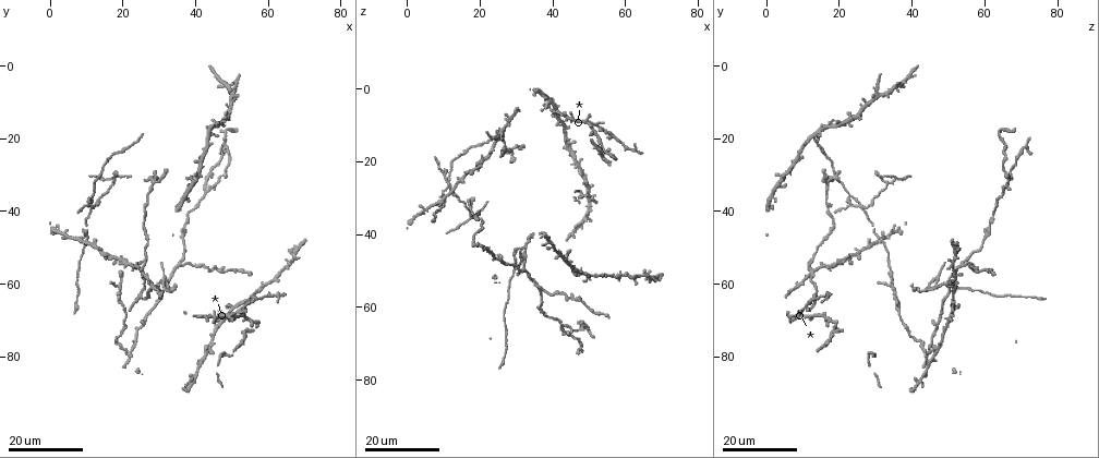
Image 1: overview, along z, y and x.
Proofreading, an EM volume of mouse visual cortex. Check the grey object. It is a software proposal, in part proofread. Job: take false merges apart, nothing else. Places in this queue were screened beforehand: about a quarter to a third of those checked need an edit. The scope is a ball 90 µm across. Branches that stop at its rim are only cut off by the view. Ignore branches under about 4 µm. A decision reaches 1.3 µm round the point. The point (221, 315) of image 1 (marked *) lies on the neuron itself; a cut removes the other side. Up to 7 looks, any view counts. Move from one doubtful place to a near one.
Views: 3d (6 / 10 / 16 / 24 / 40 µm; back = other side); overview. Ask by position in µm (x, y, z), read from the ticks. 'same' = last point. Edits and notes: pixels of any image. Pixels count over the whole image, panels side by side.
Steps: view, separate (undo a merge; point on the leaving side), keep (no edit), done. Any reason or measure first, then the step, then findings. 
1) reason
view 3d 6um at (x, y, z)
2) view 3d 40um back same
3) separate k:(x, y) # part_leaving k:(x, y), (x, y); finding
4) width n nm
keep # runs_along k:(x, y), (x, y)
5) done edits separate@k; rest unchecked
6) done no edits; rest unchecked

view 3d 24um at (24.5, 55.5, 12.5)

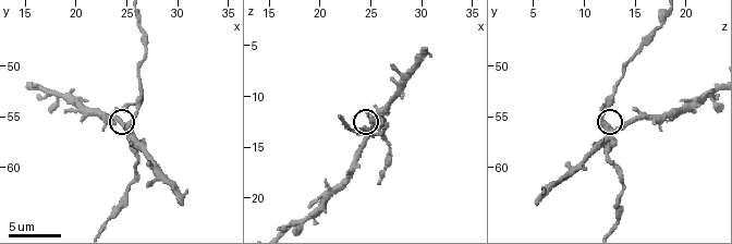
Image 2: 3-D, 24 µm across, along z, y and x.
closer look
view 3d 6um at (25.0, 56.4, 12.8)

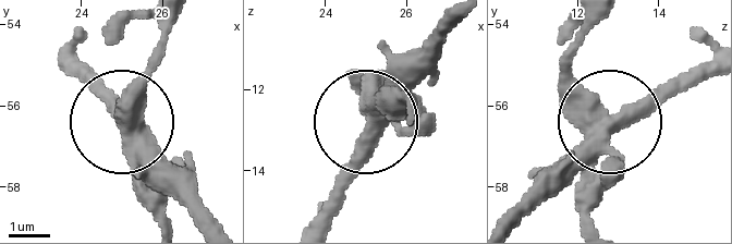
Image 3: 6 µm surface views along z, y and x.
arms 3
separate 3:(398, 93) # part_leaving 3:(588, 143), (593, 222); two neurons meet here

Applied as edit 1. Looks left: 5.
redraw
view overview

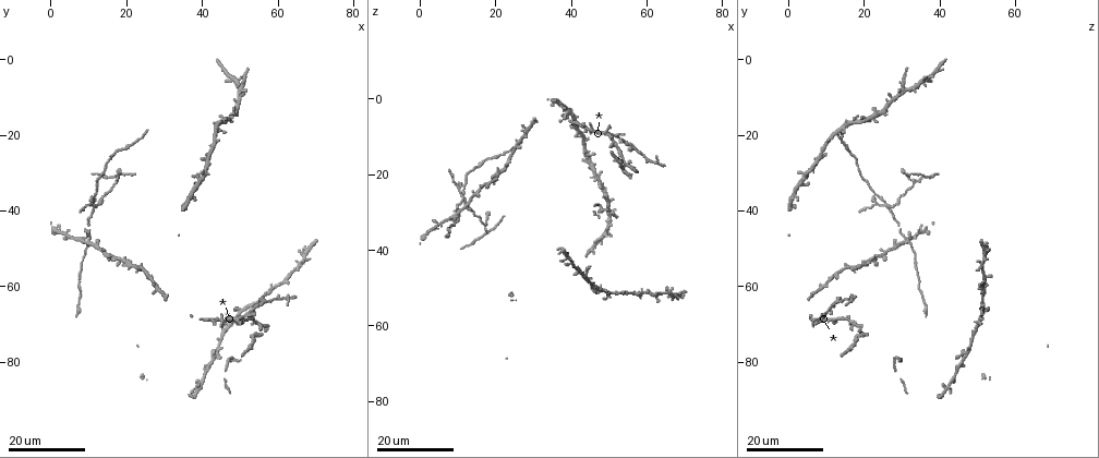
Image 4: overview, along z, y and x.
four arms meet
view 3d 16um at (10.5, 48.5, 31.5)

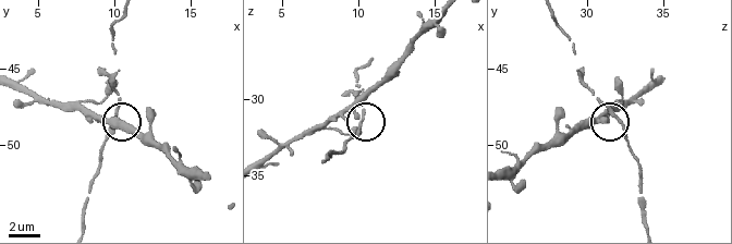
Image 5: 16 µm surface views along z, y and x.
closer look
view 3d 10um at (10.0, 48.4, 31.2)

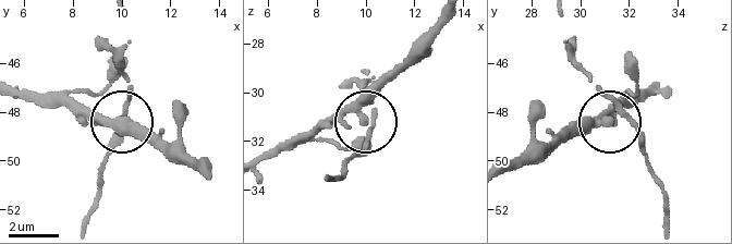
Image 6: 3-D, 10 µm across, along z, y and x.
width 260 nm
keep # all the same neuron

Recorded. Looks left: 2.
four-way junction
view 3d 24um at (11.0, 38.5, 25.5)

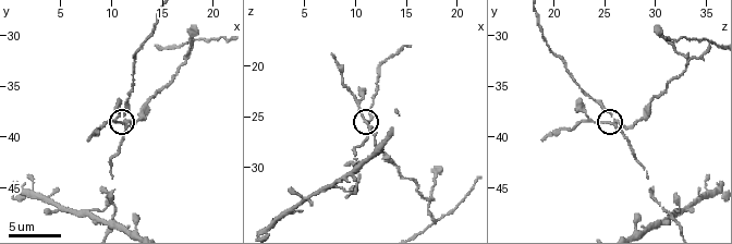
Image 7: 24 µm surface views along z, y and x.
view 3d 10um at (11.0, 38.4, 25.8)

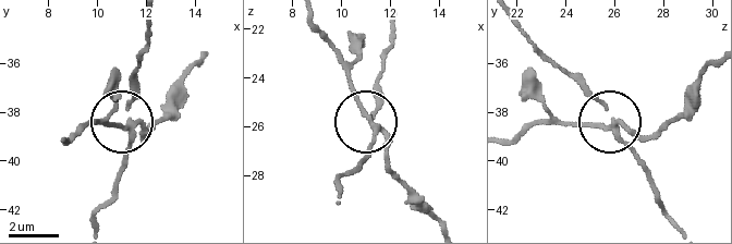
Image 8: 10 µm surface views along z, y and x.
arms 4
separate 8:(111, 123) # part_leaving 8:(374, 125), (385, 142), (387, 167), (439, 223); two neurons meet here

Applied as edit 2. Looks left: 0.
done edits separate@3, separate@8; rest unchecked

